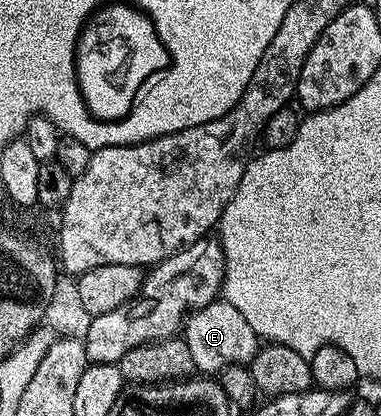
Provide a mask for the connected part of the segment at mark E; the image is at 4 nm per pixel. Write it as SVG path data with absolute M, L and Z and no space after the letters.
M226 299L210 301L209 304L188 312L181 330L181 337L187 342L189 355L195 363L196 370L203 375L215 375L232 367L250 366L261 348L261 339L253 331L253 327L249 327L249 323L245 323L245 315L241 315L237 311L237 307L233 307L233 303L229 303Z

